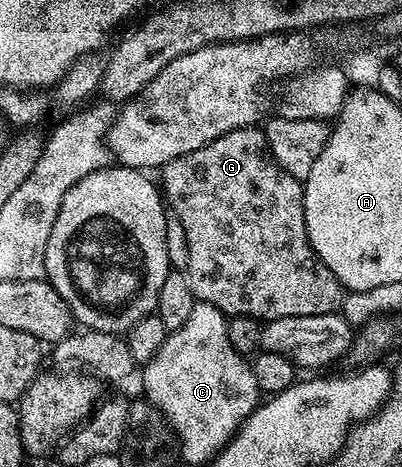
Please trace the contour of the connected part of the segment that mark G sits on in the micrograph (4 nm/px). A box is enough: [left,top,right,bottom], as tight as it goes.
[162,126,346,322]

